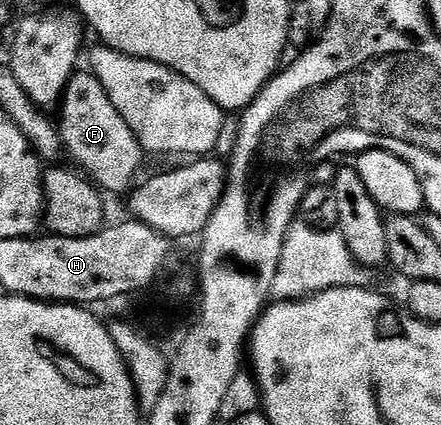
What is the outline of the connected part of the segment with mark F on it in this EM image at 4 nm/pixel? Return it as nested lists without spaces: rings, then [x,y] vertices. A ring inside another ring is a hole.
[[[75,72],[62,94],[61,110],[62,115],[56,118],[58,137],[65,153],[67,150],[78,161],[77,169],[89,178],[99,191],[107,195],[125,195],[135,185],[134,177],[142,166],[144,151],[132,128],[124,124],[124,116],[116,112],[116,104],[108,100],[104,84],[100,84],[100,80],[96,80],[92,73]]]

